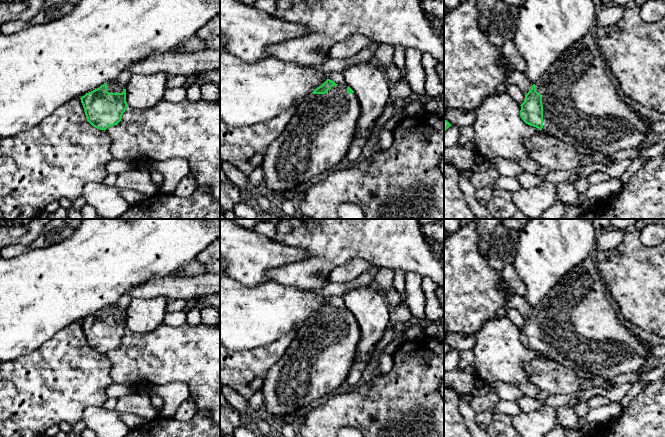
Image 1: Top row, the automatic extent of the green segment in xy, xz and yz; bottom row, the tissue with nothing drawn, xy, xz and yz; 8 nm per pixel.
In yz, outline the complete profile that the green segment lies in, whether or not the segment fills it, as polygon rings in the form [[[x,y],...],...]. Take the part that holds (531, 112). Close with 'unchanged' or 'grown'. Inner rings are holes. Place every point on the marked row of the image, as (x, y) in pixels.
[[[592,32],[559,56],[532,85],[520,106],[520,116],[526,124],[559,141],[586,147],[606,156],[638,148],[650,133],[645,118],[619,97],[607,76],[602,52]]]; grown

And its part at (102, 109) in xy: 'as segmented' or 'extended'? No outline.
extended

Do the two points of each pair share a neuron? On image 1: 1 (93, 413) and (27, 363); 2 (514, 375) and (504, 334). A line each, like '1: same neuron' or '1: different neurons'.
1: different neurons
2: same neuron

